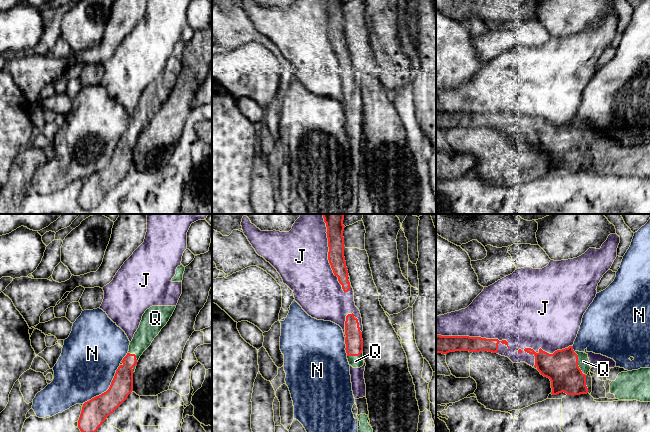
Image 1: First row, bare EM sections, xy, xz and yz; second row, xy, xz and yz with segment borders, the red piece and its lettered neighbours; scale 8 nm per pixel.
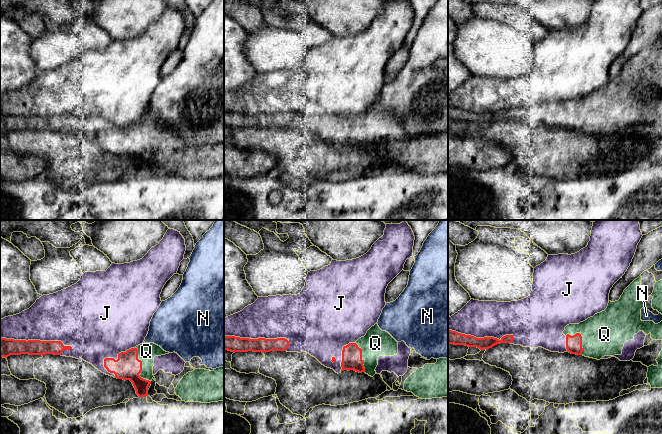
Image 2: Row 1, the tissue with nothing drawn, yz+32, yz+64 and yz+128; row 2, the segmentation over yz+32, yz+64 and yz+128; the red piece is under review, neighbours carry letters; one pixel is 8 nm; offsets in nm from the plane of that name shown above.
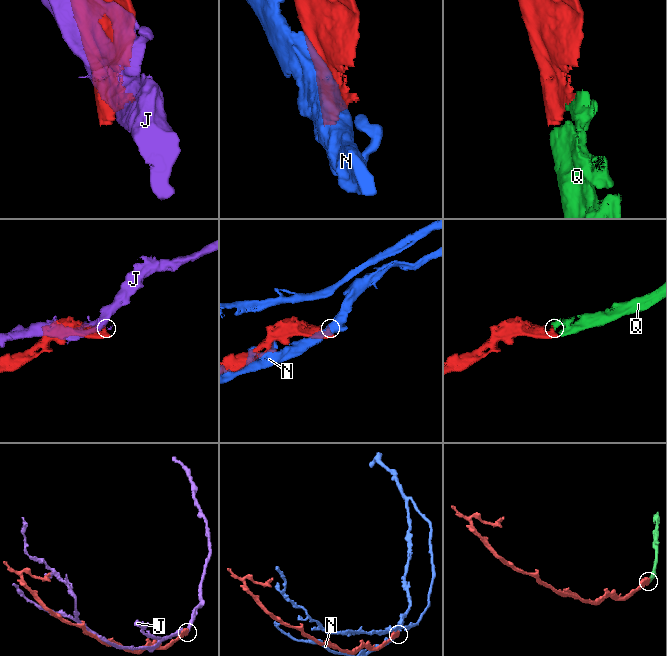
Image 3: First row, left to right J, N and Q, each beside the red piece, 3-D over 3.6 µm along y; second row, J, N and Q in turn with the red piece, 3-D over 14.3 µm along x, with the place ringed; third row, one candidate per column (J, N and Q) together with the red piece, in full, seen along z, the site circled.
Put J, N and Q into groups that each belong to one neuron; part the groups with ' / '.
J / N / Q

